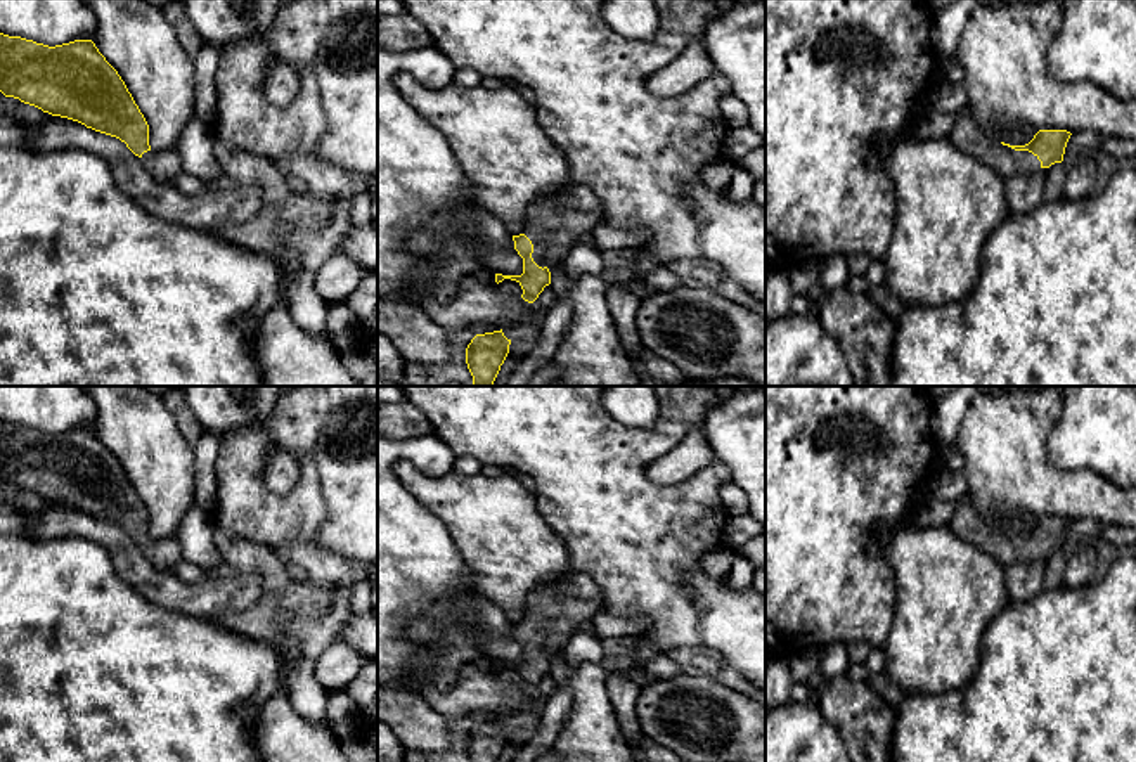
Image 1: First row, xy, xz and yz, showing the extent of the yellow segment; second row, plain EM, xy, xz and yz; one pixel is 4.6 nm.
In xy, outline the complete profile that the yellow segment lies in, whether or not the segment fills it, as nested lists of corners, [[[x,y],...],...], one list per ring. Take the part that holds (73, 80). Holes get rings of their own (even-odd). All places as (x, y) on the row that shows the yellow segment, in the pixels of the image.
[[[0,33],[0,92],[119,139],[158,182],[182,173],[177,149],[151,149],[144,114],[92,40],[48,47]]]

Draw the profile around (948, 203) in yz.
[[[949,137],[906,139],[892,147],[883,166],[895,187],[895,223],[885,263],[885,287],[904,307],[940,307],[959,301],[975,287],[989,234],[1011,213],[1003,177],[965,151]]]

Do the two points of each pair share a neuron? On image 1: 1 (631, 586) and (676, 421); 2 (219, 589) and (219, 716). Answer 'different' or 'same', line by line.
1: same
2: different

